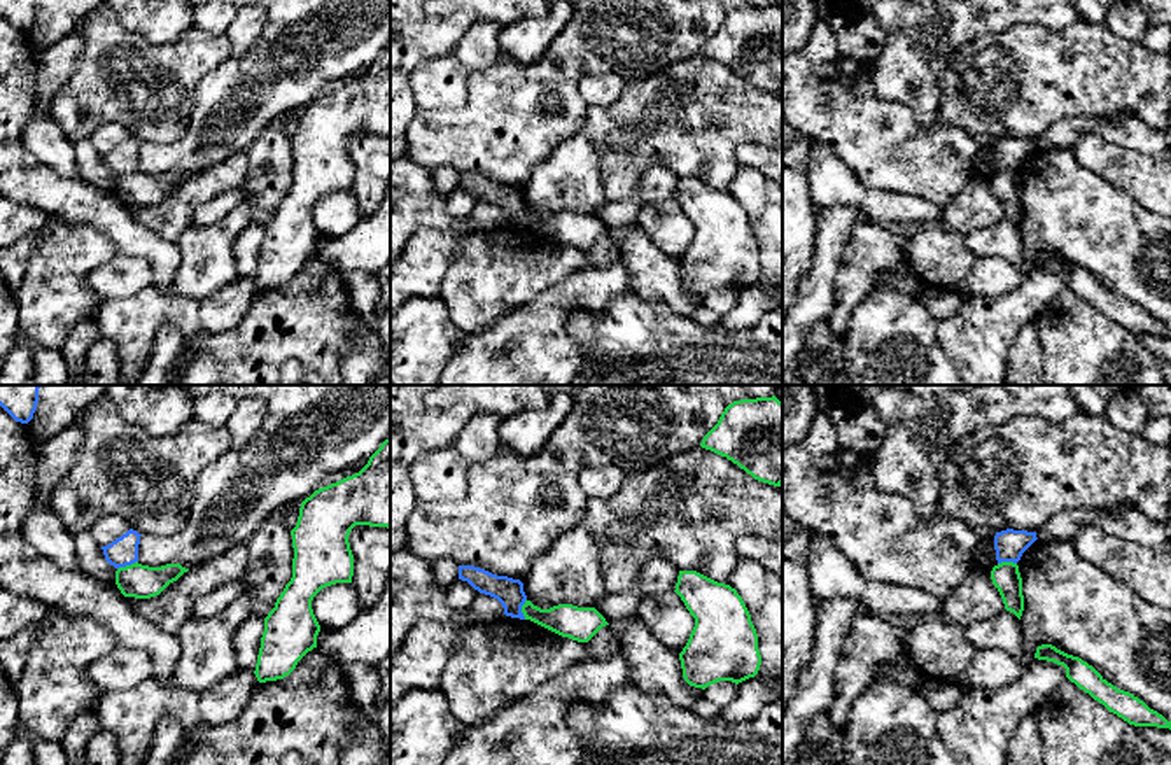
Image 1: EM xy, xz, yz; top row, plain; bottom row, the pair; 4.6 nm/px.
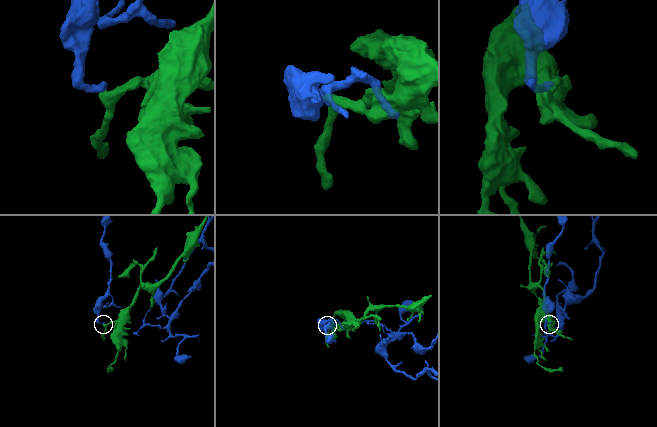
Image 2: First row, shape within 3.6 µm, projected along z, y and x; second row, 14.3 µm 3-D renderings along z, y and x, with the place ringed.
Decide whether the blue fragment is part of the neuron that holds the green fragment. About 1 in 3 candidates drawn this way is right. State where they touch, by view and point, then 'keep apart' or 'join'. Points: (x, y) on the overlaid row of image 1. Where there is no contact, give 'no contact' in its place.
contact xy (126, 566); keep apart

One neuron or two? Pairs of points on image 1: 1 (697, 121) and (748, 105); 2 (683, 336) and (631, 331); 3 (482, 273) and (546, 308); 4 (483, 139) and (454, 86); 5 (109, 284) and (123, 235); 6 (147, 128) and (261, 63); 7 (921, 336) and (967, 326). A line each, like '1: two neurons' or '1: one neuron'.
1: one neuron
2: one neuron
3: two neurons
4: two neurons
5: two neurons
6: two neurons
7: two neurons

